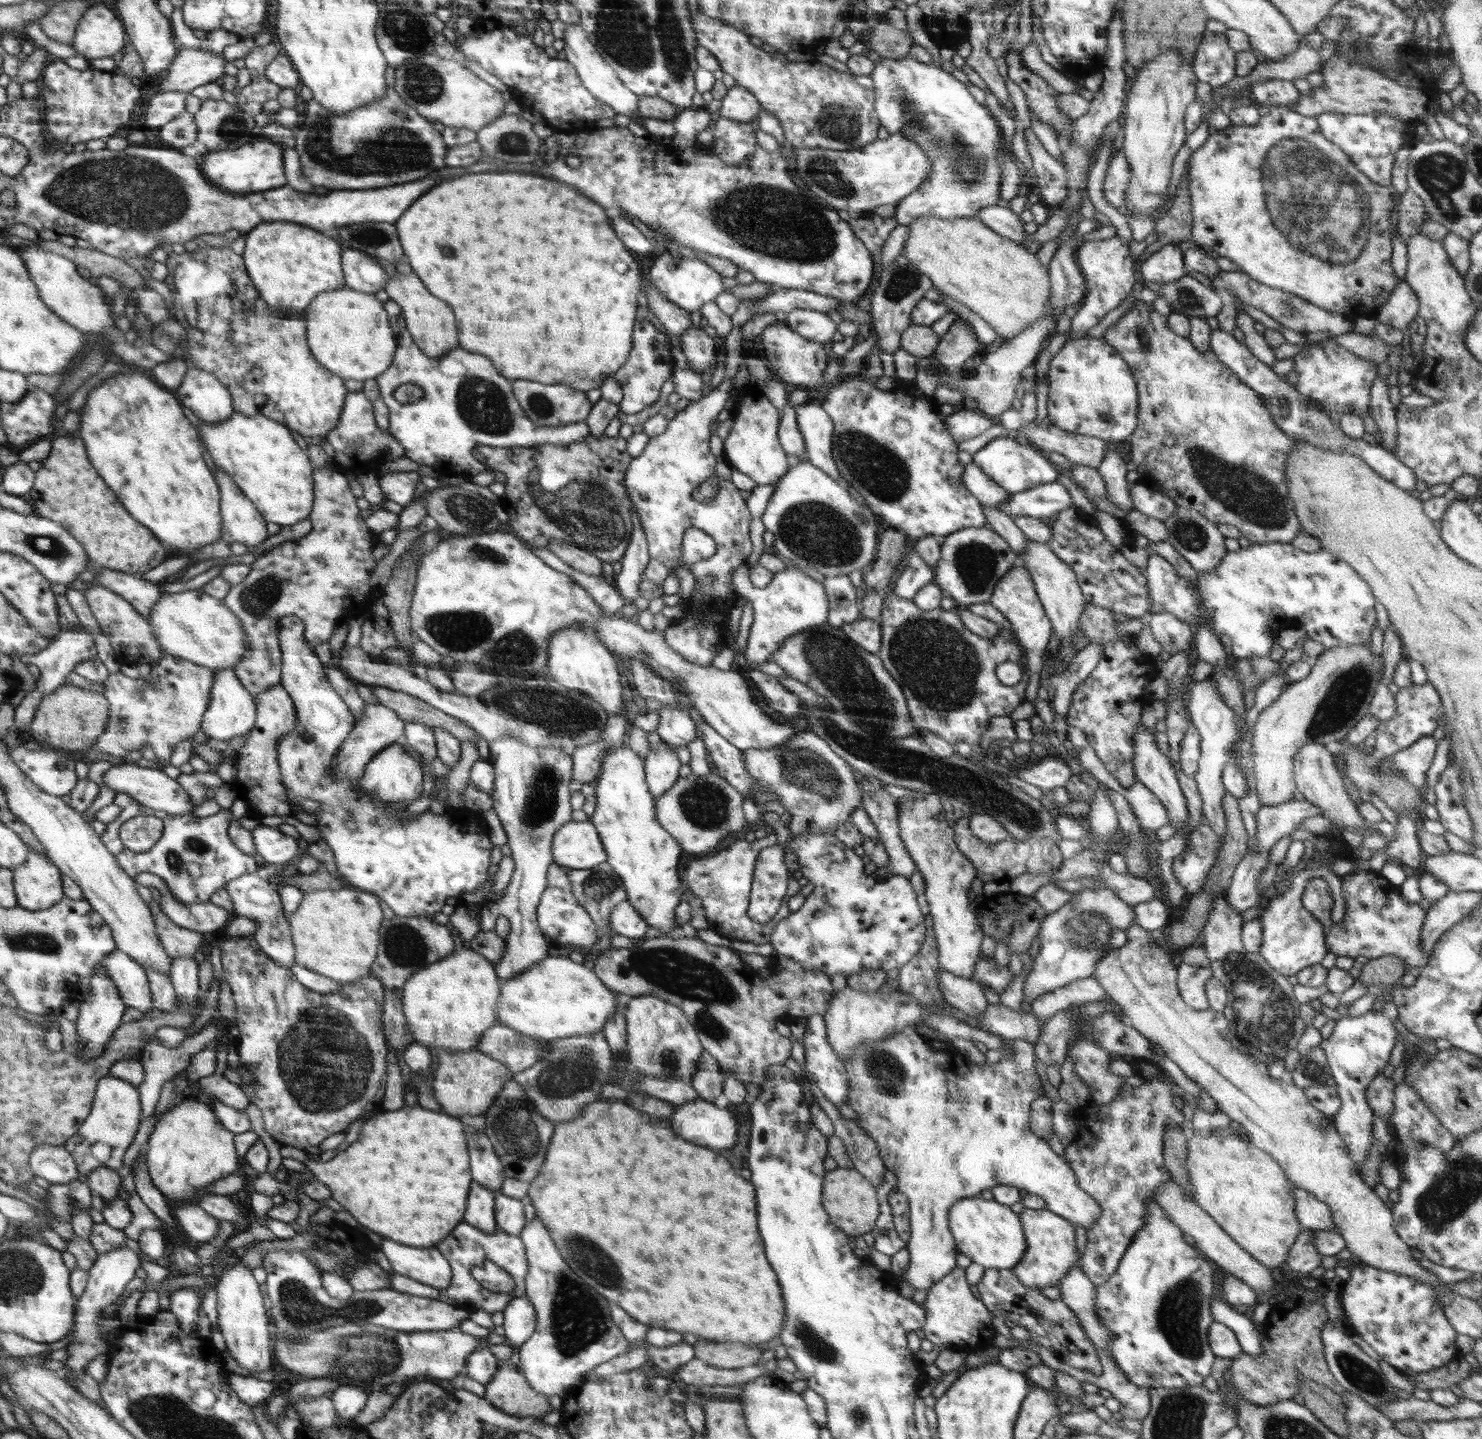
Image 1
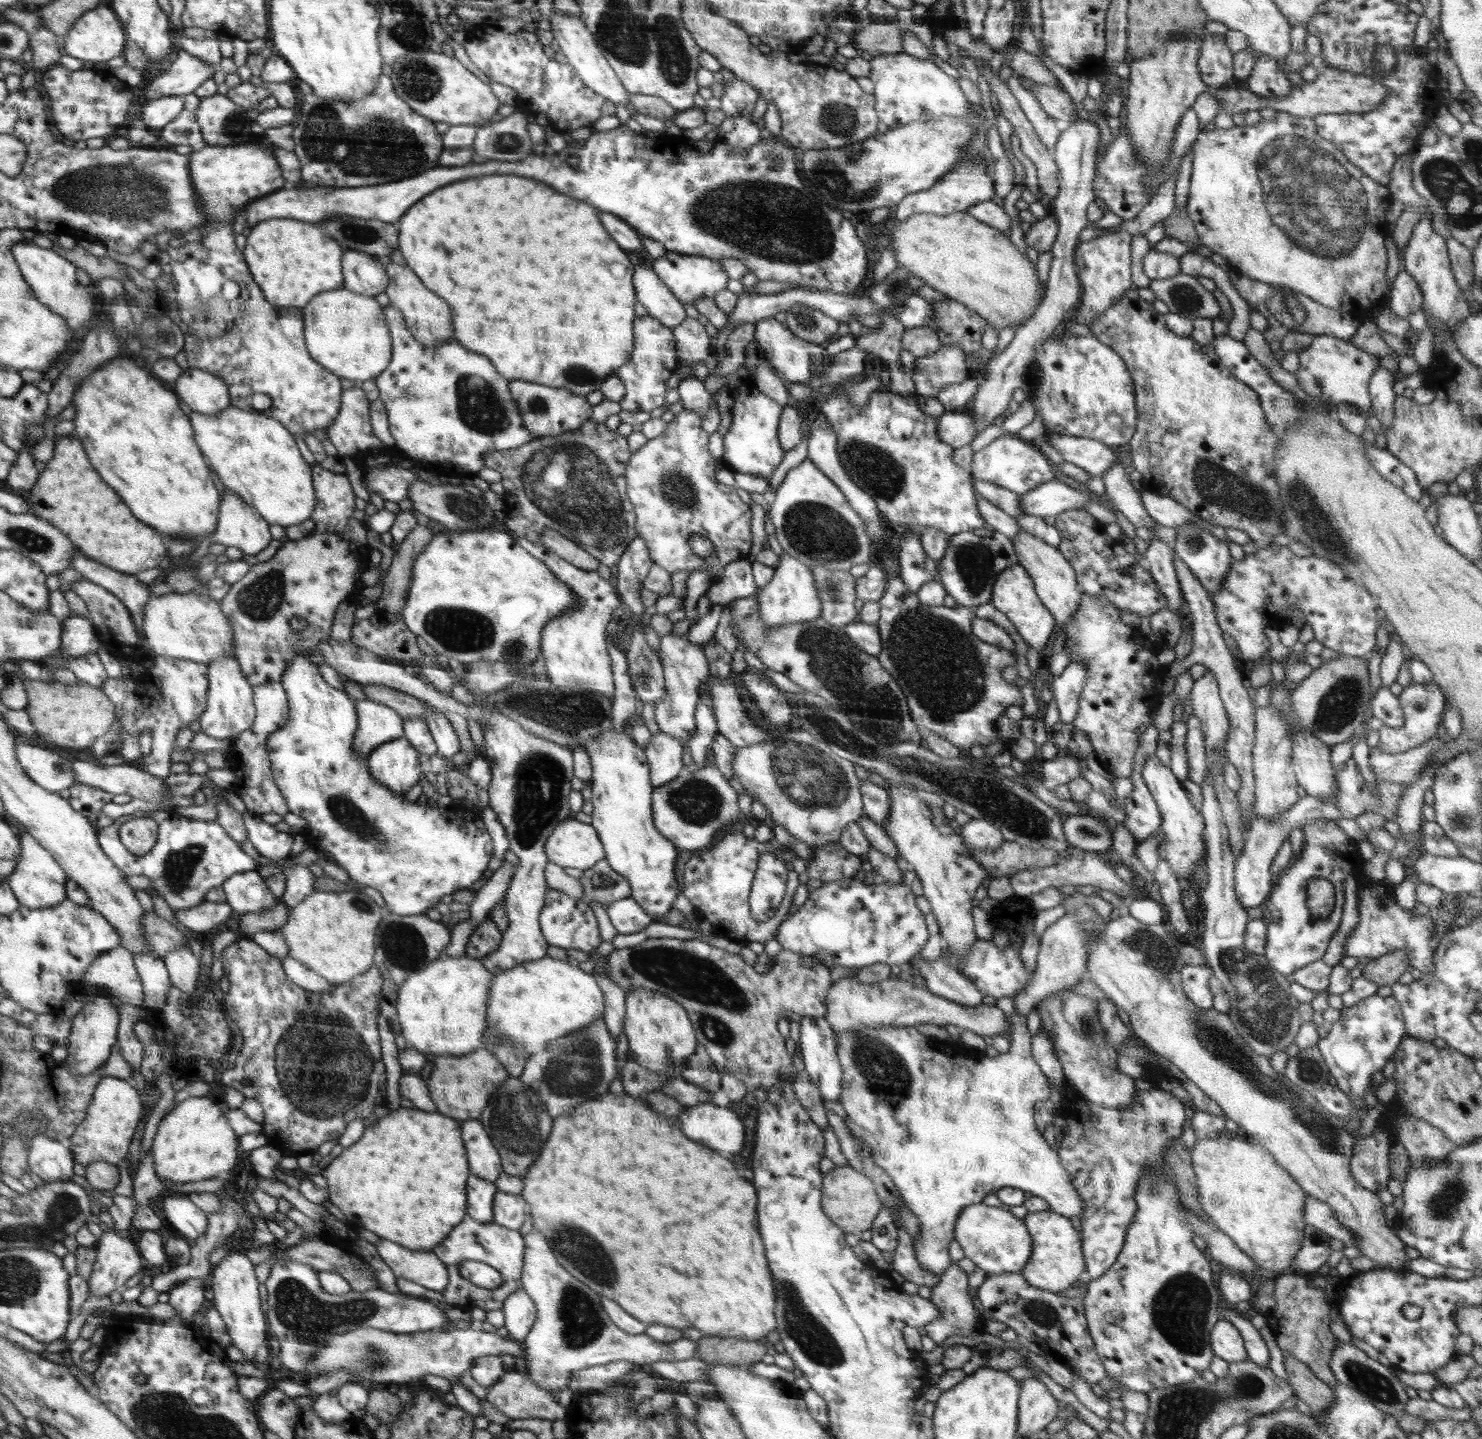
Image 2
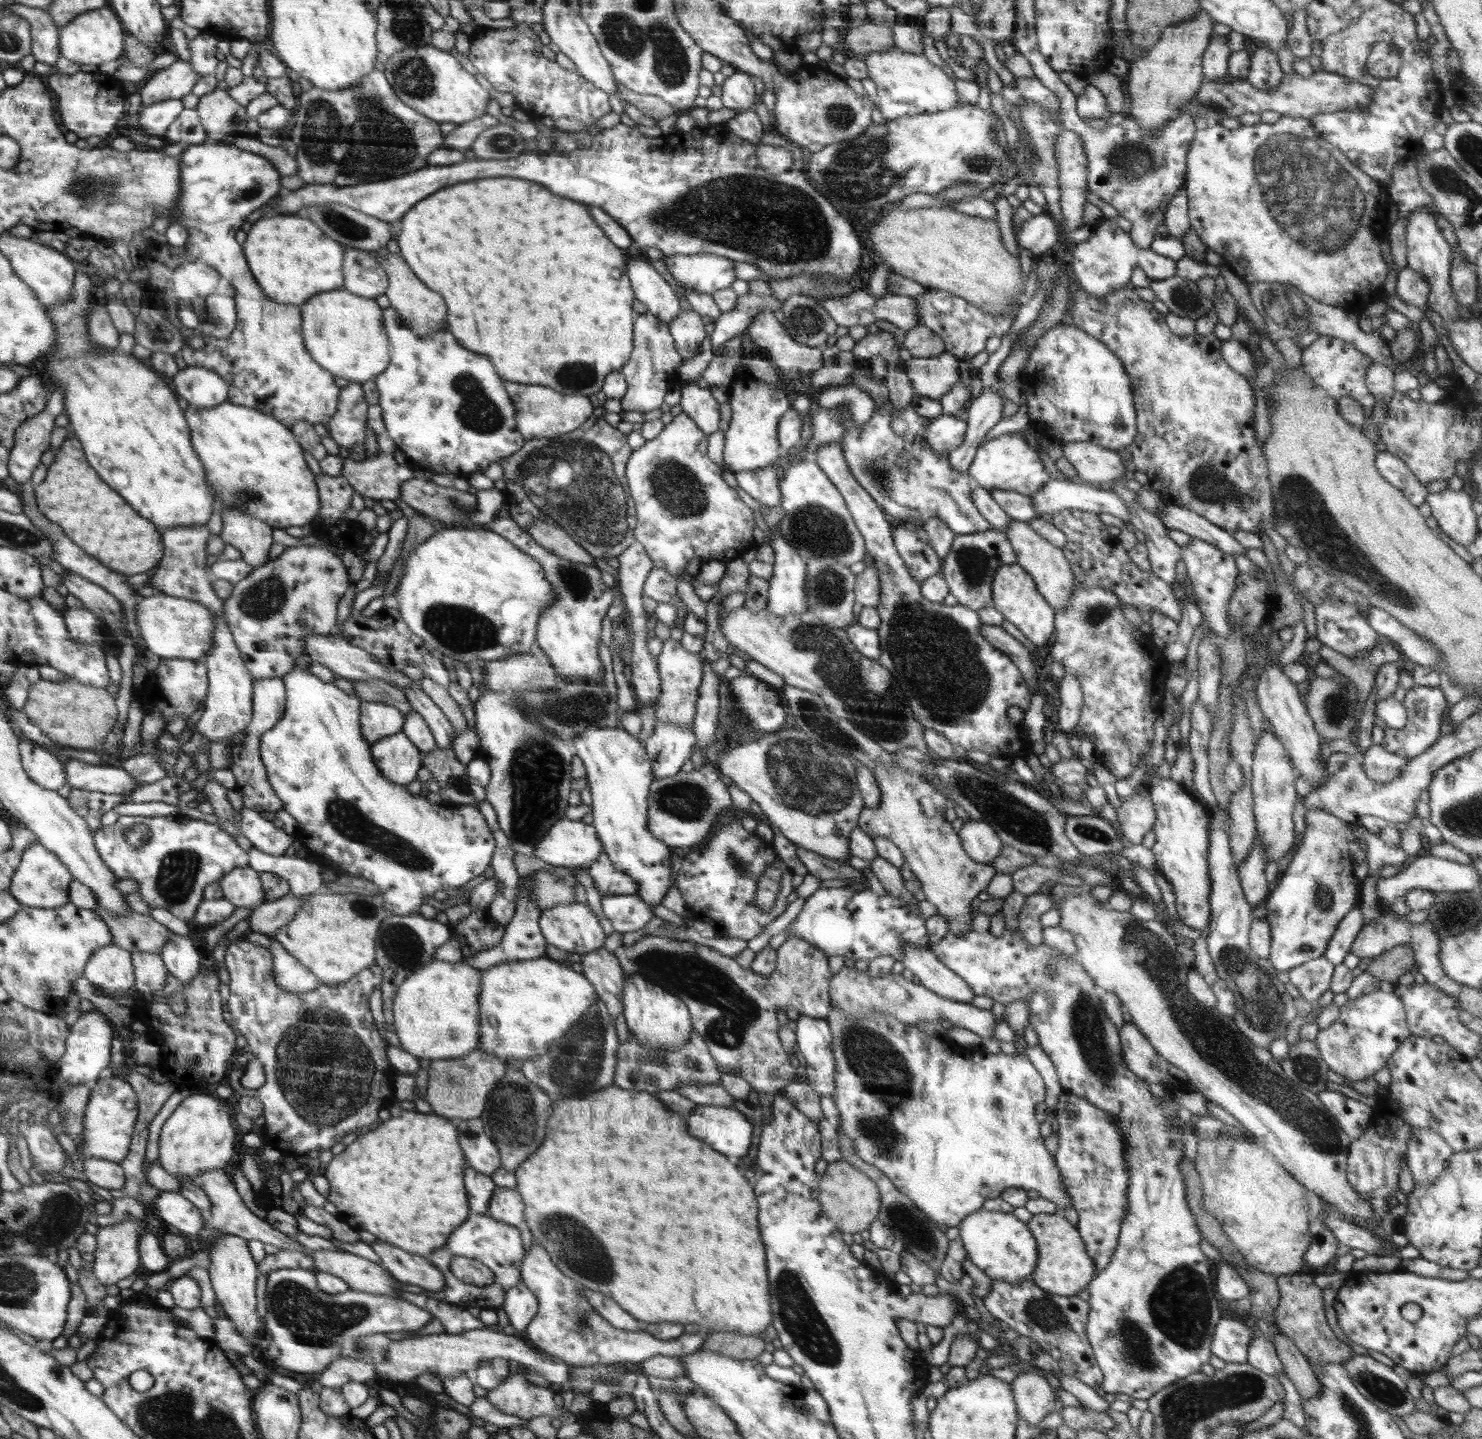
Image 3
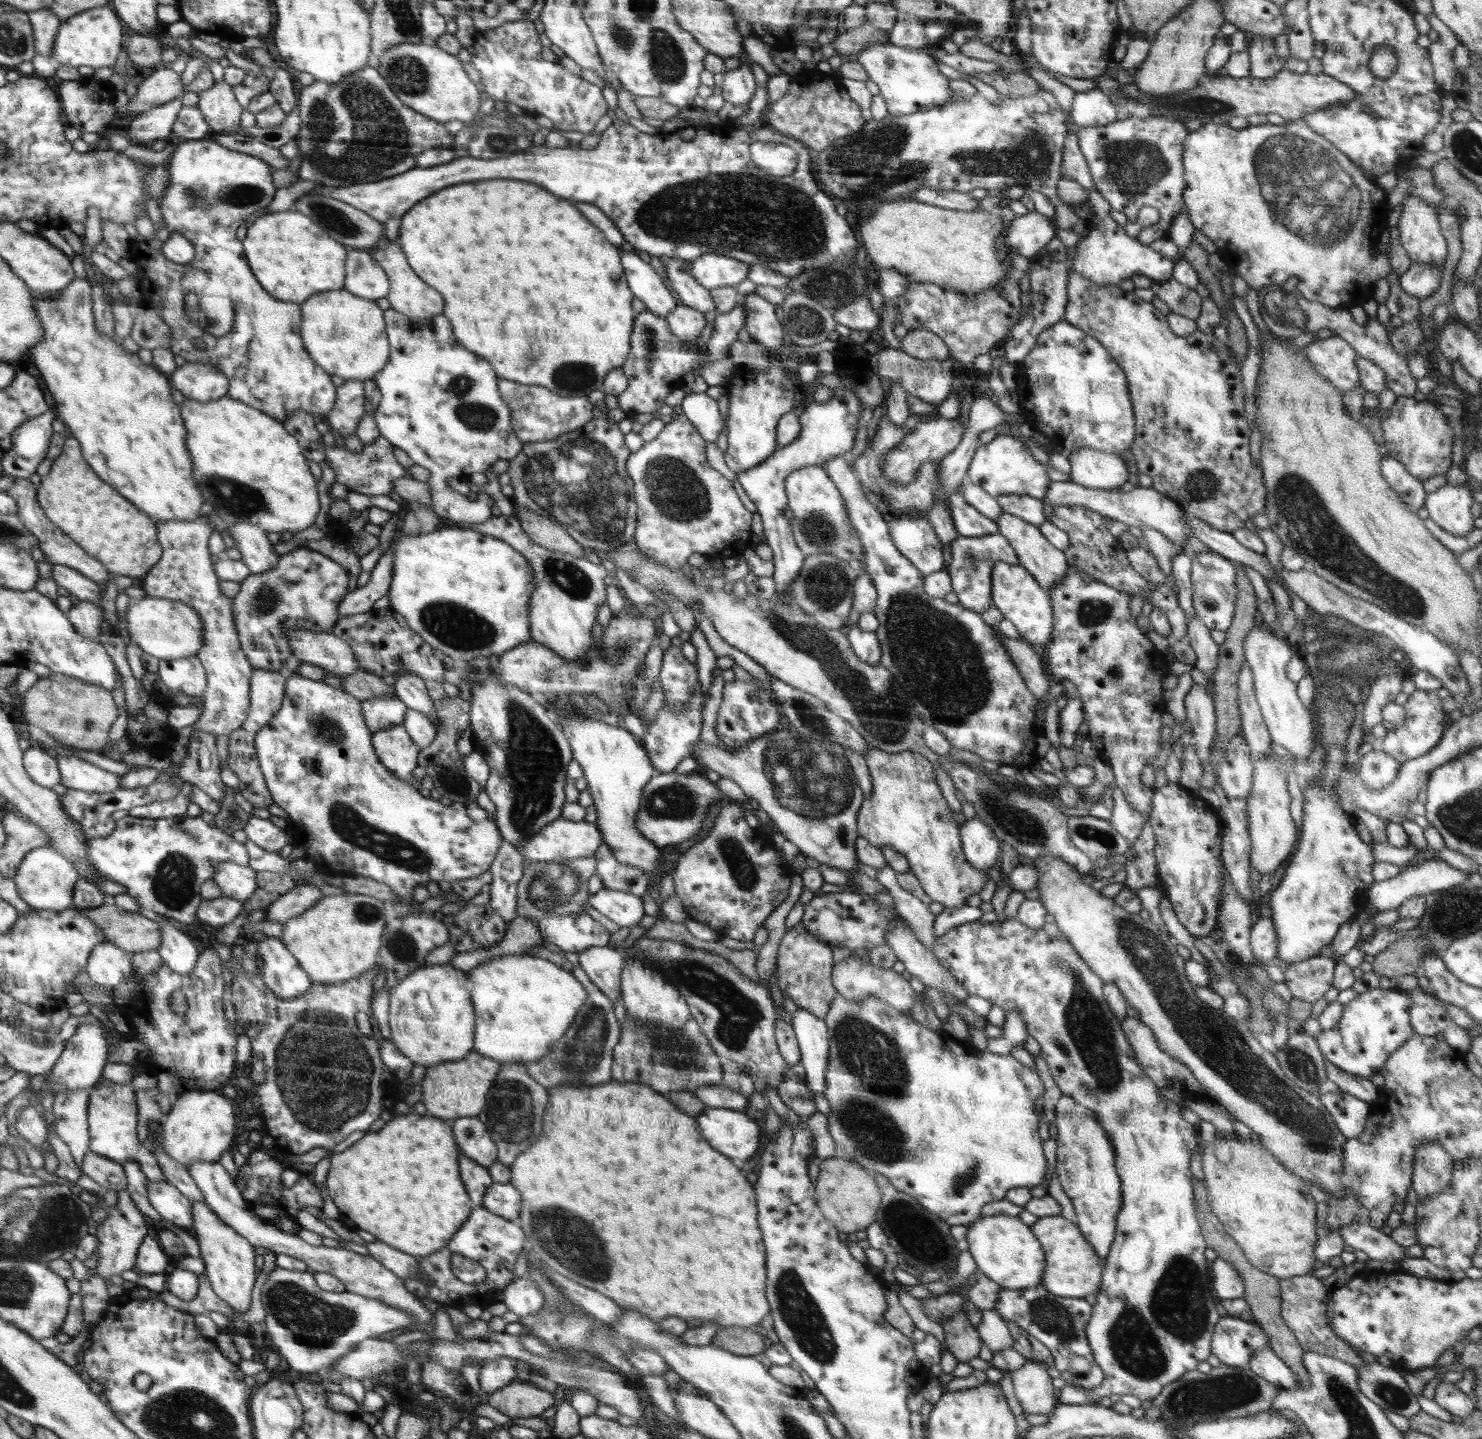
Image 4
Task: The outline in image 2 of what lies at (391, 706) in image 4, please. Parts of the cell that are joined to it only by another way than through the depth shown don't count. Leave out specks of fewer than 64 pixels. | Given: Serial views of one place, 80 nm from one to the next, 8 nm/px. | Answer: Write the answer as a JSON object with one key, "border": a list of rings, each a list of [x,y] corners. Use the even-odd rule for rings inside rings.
{"border":[[[370,699],[359,701],[359,726],[354,736],[355,752],[366,760],[381,744],[403,736],[404,719],[392,708]]]}

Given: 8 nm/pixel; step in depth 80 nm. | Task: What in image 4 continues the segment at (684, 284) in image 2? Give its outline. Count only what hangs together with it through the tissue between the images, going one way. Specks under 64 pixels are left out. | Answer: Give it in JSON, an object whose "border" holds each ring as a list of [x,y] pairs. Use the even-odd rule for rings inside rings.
{"border":[[[718,253],[703,254],[686,263],[690,264],[690,271],[696,281],[708,290],[736,287],[748,278],[749,264]]]}

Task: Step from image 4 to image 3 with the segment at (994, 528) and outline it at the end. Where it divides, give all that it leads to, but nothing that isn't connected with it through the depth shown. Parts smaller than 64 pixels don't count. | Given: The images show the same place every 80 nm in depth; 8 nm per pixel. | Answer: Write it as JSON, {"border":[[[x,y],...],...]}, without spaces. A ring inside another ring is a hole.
{"border":[[[890,401],[875,408],[862,427],[856,425],[852,415],[843,412],[842,454],[860,487],[894,523],[912,522],[923,526],[930,519],[940,519],[954,535],[994,530],[972,504],[970,493],[974,482],[970,482],[968,473],[953,469],[948,462],[948,452],[936,454],[925,441],[931,419],[918,415],[910,404],[896,416],[897,420]]]}

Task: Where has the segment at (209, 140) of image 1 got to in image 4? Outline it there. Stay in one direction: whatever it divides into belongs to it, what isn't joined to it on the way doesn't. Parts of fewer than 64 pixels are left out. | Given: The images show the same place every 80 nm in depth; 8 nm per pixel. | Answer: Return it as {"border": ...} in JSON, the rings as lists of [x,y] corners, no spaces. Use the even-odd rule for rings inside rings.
{"border":[[[224,82],[212,85],[199,94],[198,111],[202,114],[210,135],[240,131],[240,116],[244,107],[238,104],[233,86]]]}

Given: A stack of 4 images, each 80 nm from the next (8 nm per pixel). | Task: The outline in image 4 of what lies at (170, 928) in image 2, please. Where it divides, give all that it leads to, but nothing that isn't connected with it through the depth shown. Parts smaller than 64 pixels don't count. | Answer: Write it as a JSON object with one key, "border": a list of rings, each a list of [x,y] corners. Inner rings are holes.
{"border":[[[113,901],[88,909],[77,908],[92,919],[107,936],[108,942],[119,945],[129,955],[146,950],[157,950],[162,943],[160,925],[139,912],[126,911]]]}

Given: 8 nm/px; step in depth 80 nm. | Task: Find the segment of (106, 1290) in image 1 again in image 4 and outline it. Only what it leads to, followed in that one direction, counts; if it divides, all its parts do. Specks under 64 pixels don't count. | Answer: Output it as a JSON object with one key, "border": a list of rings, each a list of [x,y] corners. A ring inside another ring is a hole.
{"border":[[[126,1189],[117,1191],[117,1199],[114,1203],[116,1205],[107,1208],[109,1217],[96,1225],[96,1234],[94,1235],[98,1242],[97,1252],[99,1254],[94,1273],[105,1281],[110,1280],[112,1276],[120,1276],[124,1270],[134,1270],[138,1248],[142,1247],[146,1234],[148,1234],[144,1214],[139,1211],[138,1205],[135,1204]]]}

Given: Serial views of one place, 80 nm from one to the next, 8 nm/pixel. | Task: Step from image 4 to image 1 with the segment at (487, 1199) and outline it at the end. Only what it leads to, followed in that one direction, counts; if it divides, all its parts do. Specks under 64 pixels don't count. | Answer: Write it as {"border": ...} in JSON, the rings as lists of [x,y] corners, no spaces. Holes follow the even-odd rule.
{"border":[[[501,1192],[495,1196],[495,1216],[498,1227],[508,1234],[519,1236],[527,1226],[524,1201]]]}

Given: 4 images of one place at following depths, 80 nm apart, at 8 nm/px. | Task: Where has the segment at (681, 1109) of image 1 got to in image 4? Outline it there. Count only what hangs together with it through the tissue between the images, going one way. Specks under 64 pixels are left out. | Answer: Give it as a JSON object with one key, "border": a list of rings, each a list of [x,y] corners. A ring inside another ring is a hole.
{"border":[[[707,1107],[696,1117],[704,1140],[712,1140],[720,1152],[732,1158],[750,1159],[760,1144],[760,1127],[742,1111]]]}

